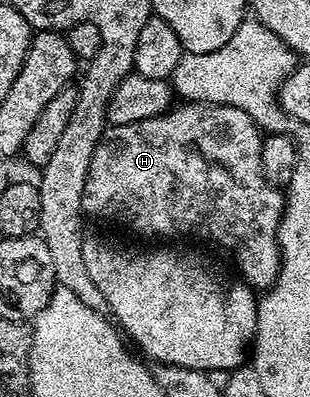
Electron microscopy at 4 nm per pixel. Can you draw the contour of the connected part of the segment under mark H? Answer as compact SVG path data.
M184 102L179 106L173 106L167 112L154 118L146 118L142 122L130 122L109 127L100 140L100 144L94 150L90 159L89 174L85 182L85 190L82 194L81 206L83 215L97 216L100 220L117 220L125 224L132 232L140 236L180 236L191 228L201 228L212 240L217 240L224 248L232 251L236 264L240 267L243 283L253 290L267 290L276 280L276 273L280 270L280 247L276 241L276 231L280 225L280 219L284 213L286 196L277 185L271 184L262 170L262 139L261 129L242 110L234 106L222 106L221 104L201 104L199 102Z

